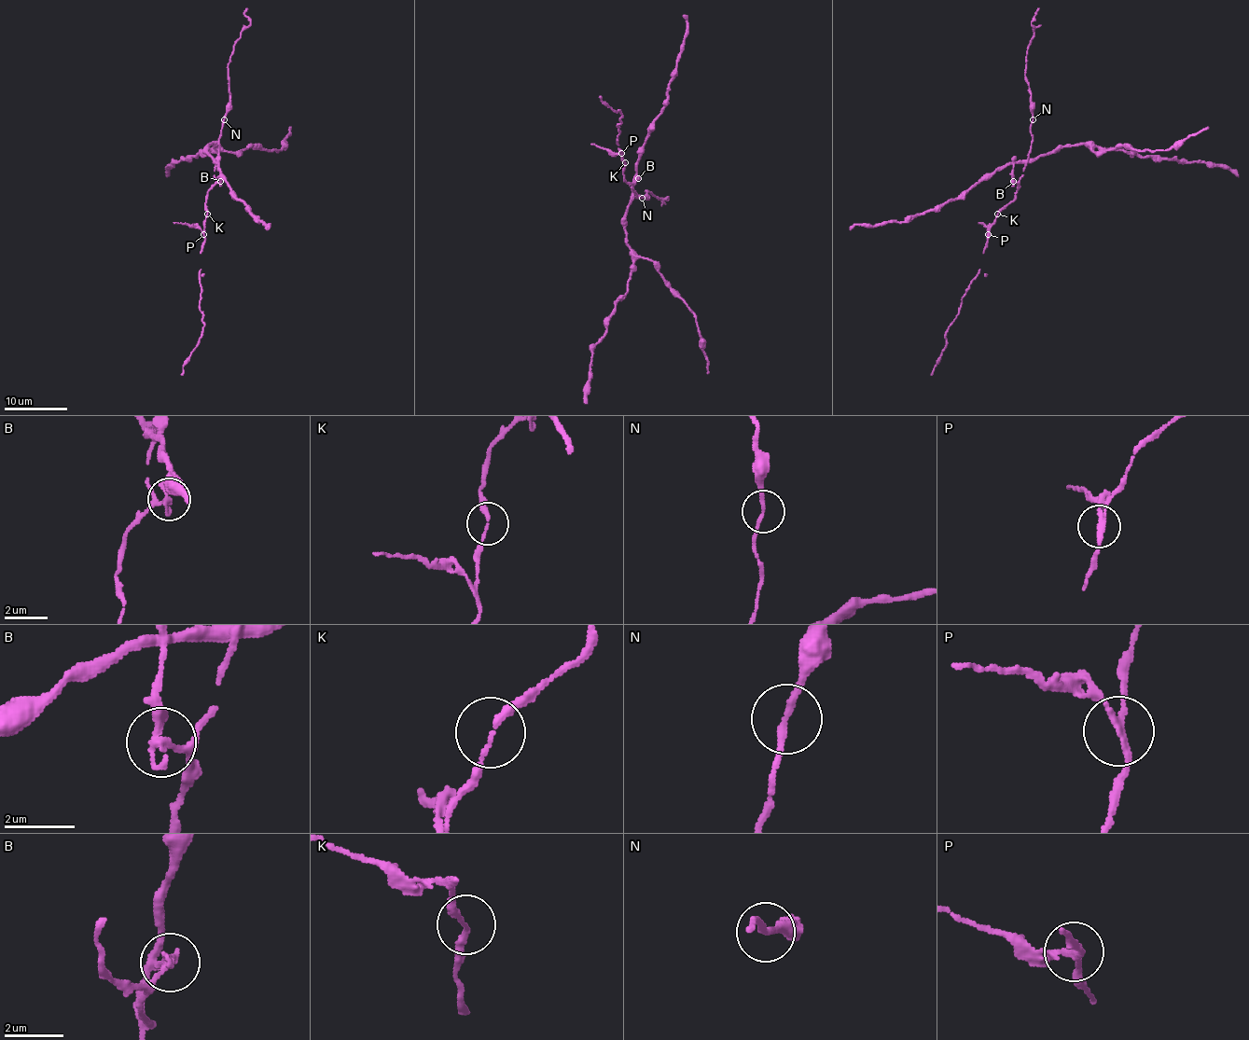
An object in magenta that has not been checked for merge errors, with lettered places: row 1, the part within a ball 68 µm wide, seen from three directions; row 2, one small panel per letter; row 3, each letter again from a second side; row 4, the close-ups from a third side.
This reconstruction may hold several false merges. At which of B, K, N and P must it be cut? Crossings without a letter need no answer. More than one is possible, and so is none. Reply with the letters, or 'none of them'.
B, P

